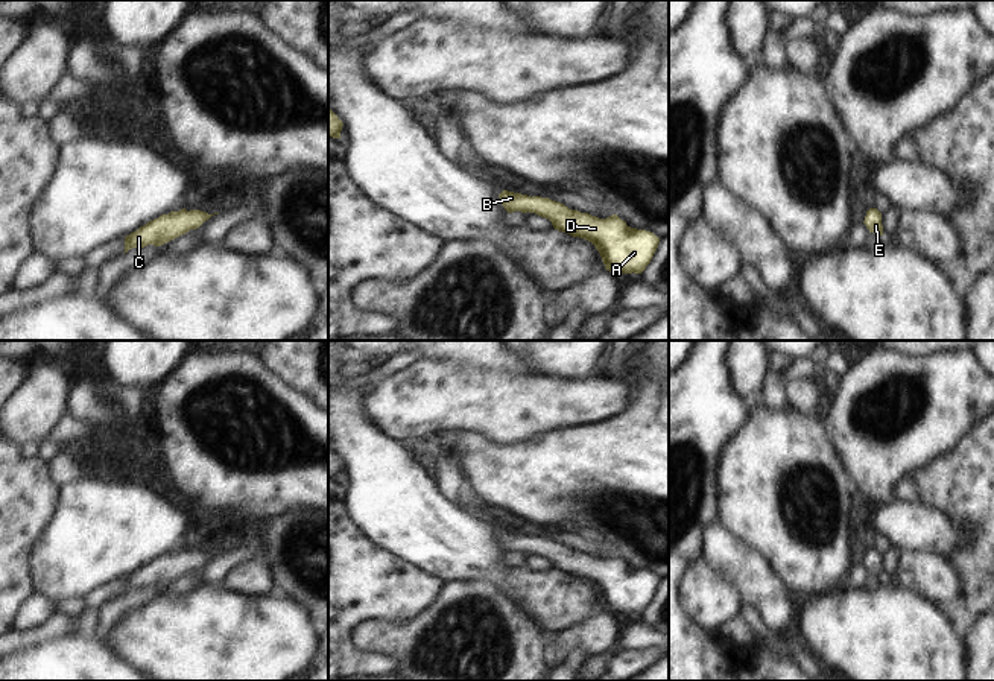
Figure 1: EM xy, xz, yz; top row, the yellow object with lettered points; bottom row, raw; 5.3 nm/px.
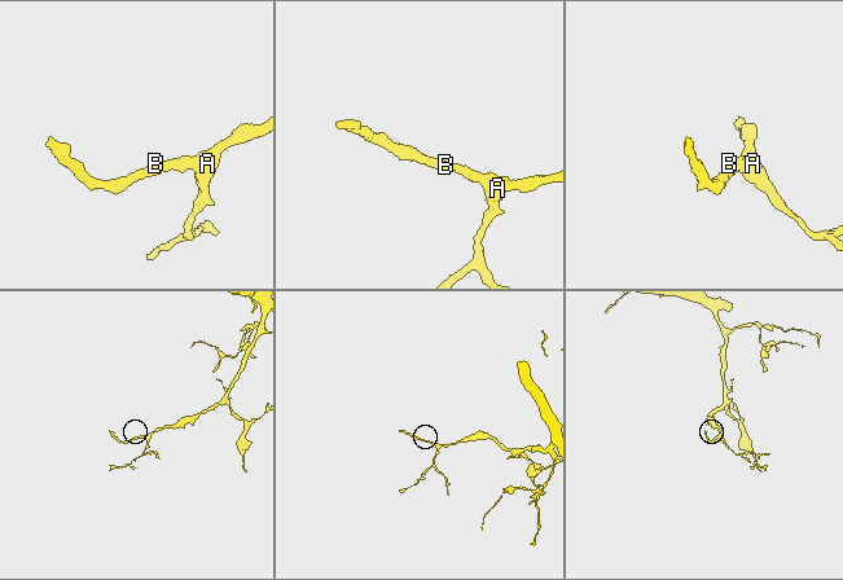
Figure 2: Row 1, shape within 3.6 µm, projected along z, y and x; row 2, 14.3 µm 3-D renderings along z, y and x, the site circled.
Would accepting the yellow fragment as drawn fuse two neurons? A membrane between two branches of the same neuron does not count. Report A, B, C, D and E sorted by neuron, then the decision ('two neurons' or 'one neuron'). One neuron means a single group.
groups A B C D E; one neuron

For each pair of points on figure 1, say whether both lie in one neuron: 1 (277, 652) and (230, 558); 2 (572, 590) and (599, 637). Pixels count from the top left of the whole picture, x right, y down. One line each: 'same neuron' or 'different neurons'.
1: different neurons
2: different neurons

